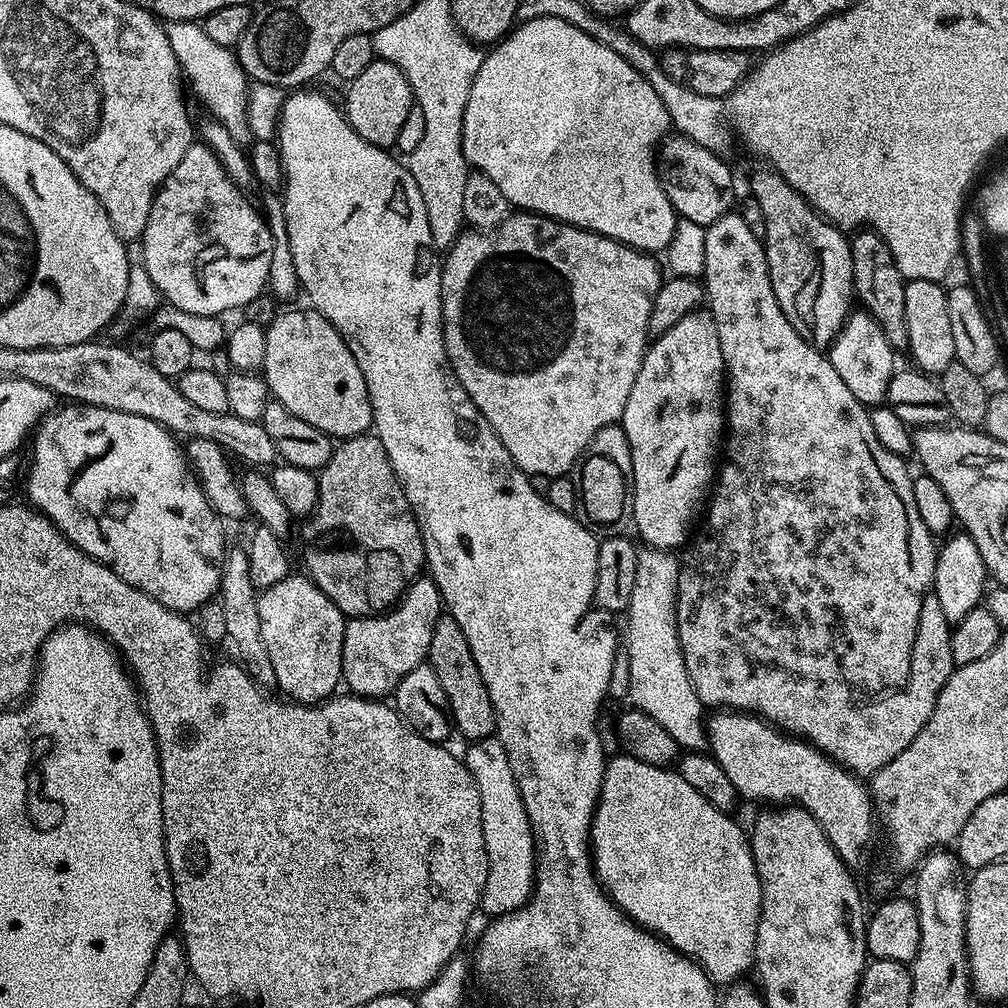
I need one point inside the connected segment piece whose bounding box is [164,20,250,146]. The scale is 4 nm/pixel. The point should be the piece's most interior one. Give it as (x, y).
(219, 80)

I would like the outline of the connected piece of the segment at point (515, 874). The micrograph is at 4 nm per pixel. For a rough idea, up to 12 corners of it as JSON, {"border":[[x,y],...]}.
{"border":[[500,739],[462,759],[482,798],[488,855],[479,911],[518,910],[536,885],[536,840]]}

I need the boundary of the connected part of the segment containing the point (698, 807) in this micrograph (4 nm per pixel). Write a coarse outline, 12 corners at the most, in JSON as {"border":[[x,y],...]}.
{"border":[[607,761],[600,887],[731,985],[756,959],[747,831],[671,767]]}

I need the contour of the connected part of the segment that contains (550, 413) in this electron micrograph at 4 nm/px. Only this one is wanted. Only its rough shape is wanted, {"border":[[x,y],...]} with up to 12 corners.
{"border":[[536,212],[442,260],[450,366],[528,475],[617,423],[655,255]]}

